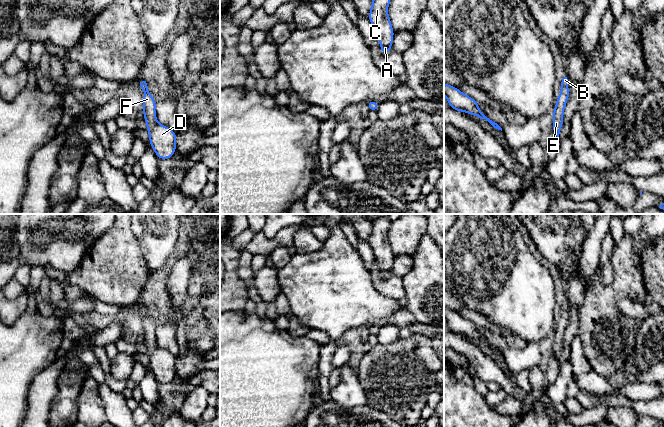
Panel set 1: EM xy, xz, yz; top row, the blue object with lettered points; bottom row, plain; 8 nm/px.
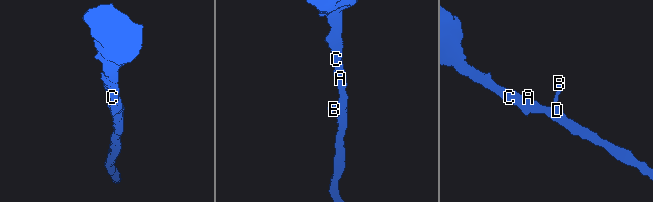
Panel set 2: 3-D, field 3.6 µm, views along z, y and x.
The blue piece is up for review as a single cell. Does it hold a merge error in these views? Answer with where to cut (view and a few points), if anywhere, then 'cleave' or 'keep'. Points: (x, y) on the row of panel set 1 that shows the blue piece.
no cut; keep

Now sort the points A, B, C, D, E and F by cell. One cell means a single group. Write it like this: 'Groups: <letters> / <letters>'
Groups: A B C D E F

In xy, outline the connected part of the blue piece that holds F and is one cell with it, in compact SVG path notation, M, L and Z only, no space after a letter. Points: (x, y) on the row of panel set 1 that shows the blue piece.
M142 81L140 86L144 92L142 112L146 121L146 129L149 131L149 143L158 159L170 159L176 152L177 133L157 121L156 100L150 94L146 81Z

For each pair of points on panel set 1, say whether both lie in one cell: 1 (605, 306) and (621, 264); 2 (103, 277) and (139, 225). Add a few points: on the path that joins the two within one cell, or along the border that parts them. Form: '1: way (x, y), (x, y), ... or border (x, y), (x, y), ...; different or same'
1: way (610, 296), (621, 285), (621, 274); same
2: border (131, 224), (131, 230), (138, 241), (143, 255); different

